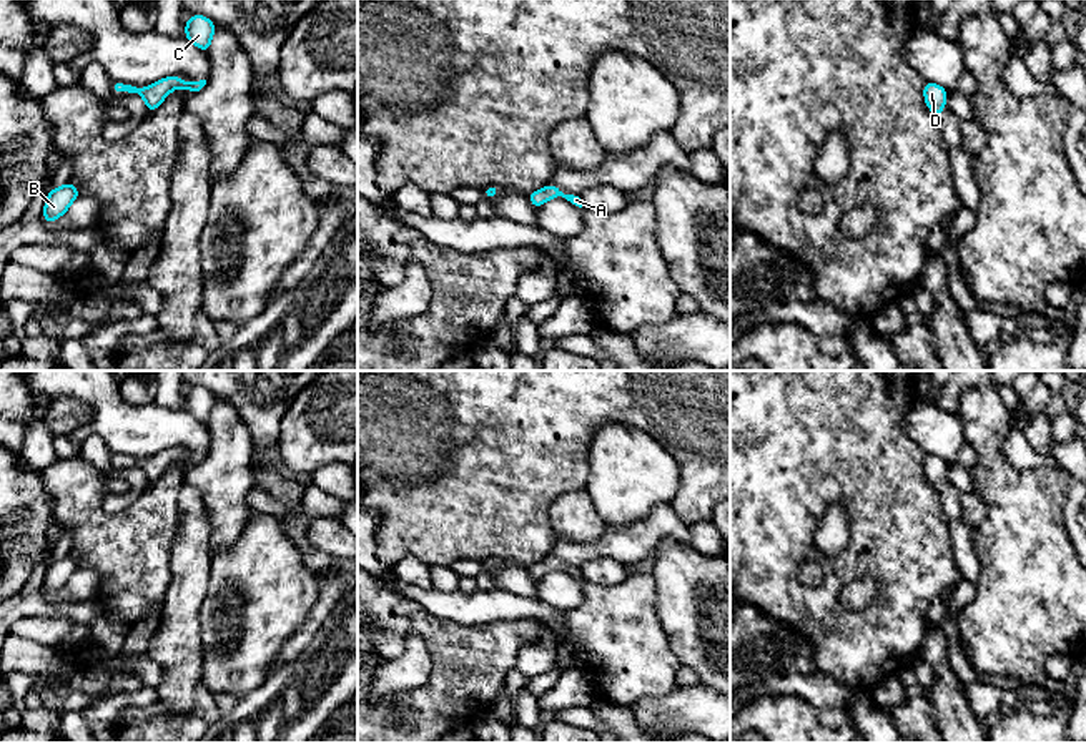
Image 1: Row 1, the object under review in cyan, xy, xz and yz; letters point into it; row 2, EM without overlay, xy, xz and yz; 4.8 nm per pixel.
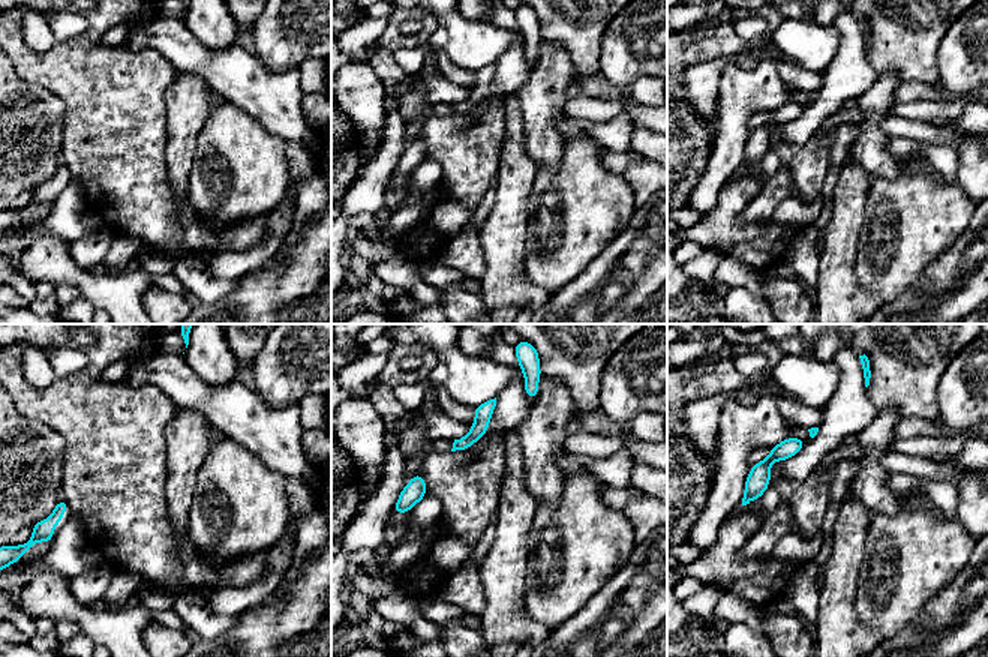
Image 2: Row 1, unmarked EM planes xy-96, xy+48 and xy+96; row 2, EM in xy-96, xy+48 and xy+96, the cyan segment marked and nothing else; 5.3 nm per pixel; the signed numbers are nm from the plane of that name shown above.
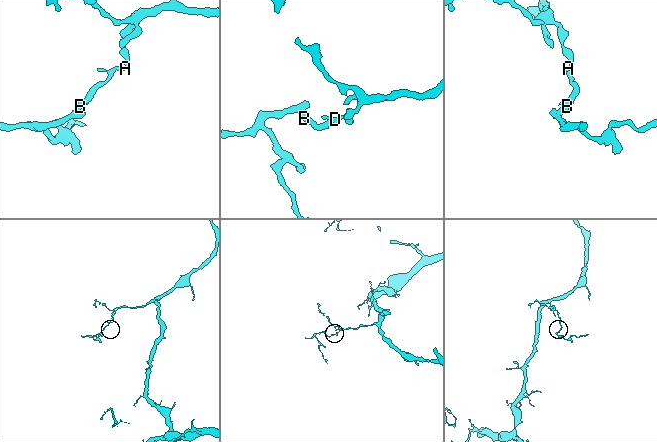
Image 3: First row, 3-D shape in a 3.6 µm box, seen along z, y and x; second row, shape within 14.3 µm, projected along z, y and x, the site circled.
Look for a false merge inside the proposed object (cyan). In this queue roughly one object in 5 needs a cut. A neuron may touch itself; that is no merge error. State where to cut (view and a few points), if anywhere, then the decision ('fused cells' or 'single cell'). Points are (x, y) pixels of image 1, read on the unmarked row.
cut none; single cell

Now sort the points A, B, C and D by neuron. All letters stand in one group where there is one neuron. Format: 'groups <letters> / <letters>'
groups A B C D

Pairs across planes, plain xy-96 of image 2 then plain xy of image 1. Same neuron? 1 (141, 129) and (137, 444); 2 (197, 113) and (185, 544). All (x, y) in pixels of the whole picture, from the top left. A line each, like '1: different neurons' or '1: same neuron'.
1: different neurons
2: same neuron

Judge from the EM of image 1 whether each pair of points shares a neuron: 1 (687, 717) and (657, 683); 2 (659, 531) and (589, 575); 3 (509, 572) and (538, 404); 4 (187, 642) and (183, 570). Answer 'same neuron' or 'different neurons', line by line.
1: different neurons
2: different neurons
3: different neurons
4: same neuron

